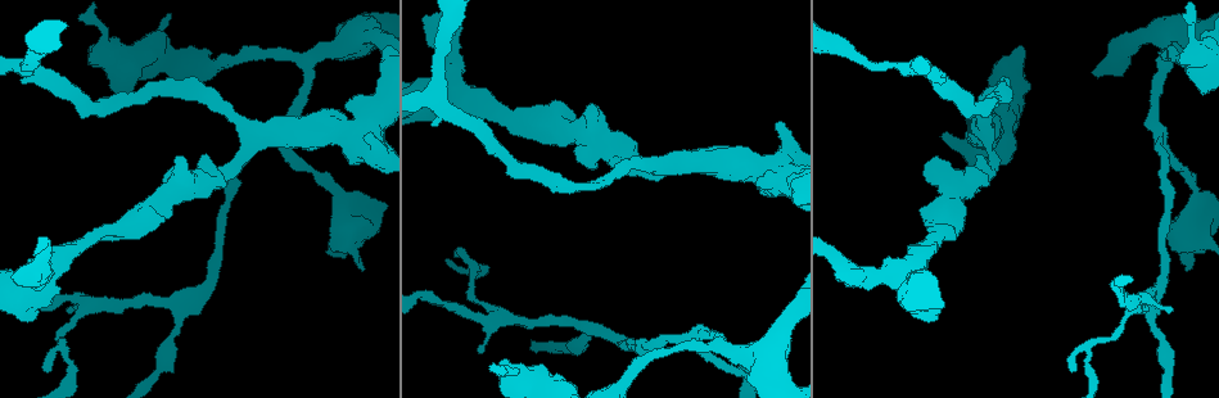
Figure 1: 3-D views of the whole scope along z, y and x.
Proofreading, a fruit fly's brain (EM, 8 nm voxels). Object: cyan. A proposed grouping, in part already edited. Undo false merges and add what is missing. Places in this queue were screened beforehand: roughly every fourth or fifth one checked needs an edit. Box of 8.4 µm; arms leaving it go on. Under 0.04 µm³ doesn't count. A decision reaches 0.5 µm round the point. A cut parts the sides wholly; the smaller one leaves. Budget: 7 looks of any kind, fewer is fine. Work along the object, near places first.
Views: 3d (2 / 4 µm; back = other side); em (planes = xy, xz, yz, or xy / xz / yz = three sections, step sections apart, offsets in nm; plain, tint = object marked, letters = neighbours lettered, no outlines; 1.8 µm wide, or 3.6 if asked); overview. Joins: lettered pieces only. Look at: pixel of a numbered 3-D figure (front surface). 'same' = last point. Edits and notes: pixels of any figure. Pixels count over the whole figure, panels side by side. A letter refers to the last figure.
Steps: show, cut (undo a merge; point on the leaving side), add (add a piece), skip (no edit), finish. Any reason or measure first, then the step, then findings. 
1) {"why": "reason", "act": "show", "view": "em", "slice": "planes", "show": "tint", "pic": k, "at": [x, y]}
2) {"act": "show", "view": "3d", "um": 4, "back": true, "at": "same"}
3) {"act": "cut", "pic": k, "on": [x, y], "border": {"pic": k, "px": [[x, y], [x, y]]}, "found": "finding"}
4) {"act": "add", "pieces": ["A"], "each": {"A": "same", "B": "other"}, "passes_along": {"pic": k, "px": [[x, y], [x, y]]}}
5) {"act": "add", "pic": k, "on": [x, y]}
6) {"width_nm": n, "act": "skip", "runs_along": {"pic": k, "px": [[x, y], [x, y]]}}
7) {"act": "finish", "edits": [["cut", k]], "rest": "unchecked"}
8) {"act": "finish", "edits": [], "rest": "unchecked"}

{"why": "an open end", "act": "show", "view": "3d", "um": 2, "pic": 1, "at": [1172, 248]}

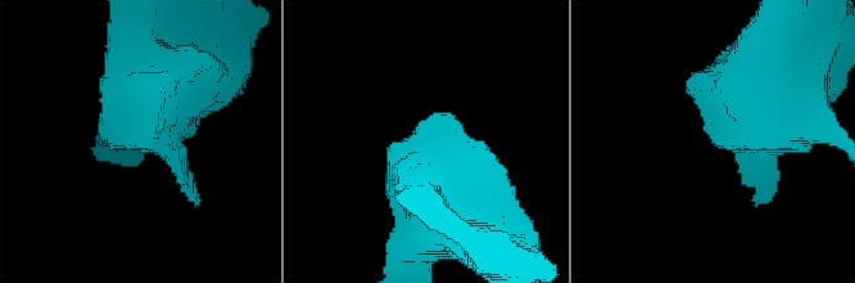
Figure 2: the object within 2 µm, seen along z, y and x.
{"why": "now the EM", "act": "show", "view": "em", "um": 3.6, "slice": "xy", "step": 16, "show": "tint", "pic": 2, "at": [131, 142]}

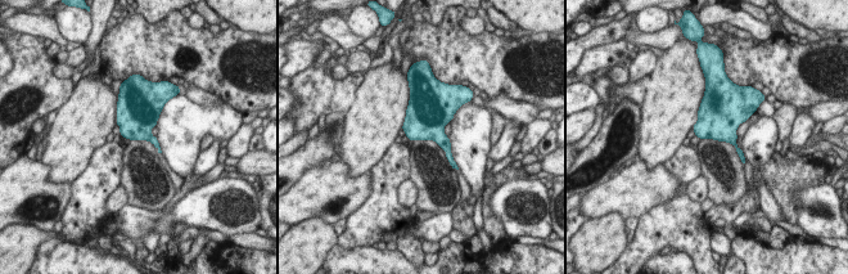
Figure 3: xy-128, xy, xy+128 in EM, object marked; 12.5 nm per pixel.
{"why": "what lies round it", "act": "show", "view": "em", "um": 3.6, "slice": "xy", "step": 16, "show": "letters", "at": "same"}

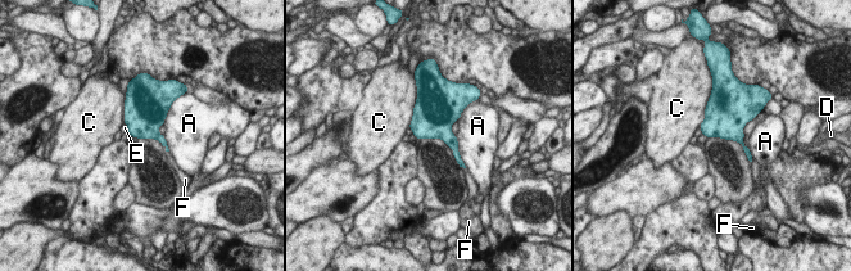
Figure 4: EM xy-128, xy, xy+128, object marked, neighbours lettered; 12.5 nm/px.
{"width_nm": 260, "longest_contact_nm": ["C", 480], "act": "add", "pieces": ["F"], "each": {"A": "other", "C": "other", "D": "other", "E": "other", "F": "same"}, "found": "it goes on there"}

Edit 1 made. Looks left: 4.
{"act": "show", "view": "overview"}

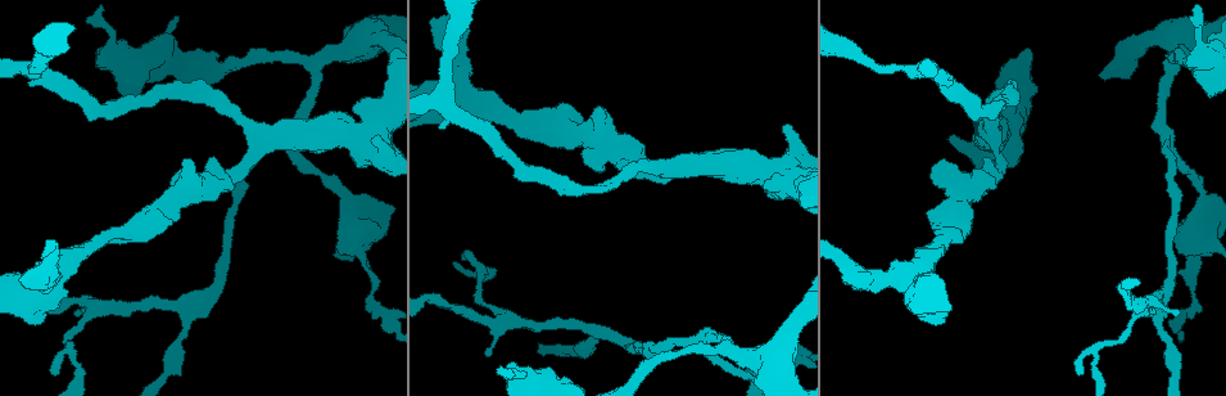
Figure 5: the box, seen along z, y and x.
{"why": "calibre changes", "act": "show", "view": "em", "um": 3.6, "slice": "planes", "show": "tint", "pic": 5, "at": [1144, 313]}

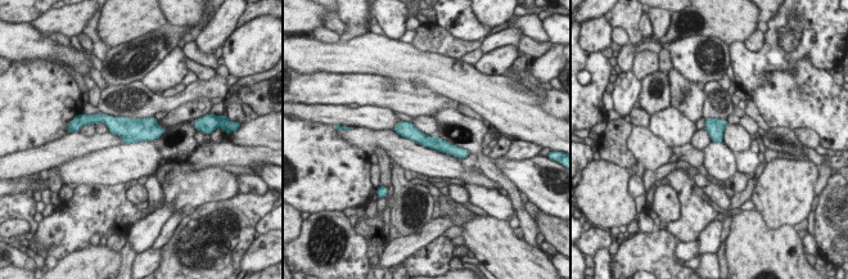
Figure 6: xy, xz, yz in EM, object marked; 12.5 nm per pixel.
{"why": "see the neighbours", "act": "show", "view": "em", "um": 3.6, "slice": "planes", "show": "letters", "at": "same"}

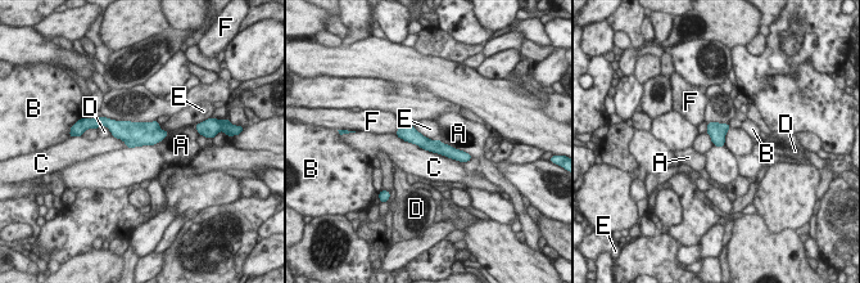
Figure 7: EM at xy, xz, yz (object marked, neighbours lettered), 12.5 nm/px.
{"longest_contact_nm": ["C", 900], "act": "skip", "each": {"A": "other", "B": "other", "C": "other", "D": "other", "E": "other", "F": "other"}, "found": "one neuron here"}

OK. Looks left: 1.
{"act": "finish", "edits": [["add", 4]], "rest": "unchecked"}

